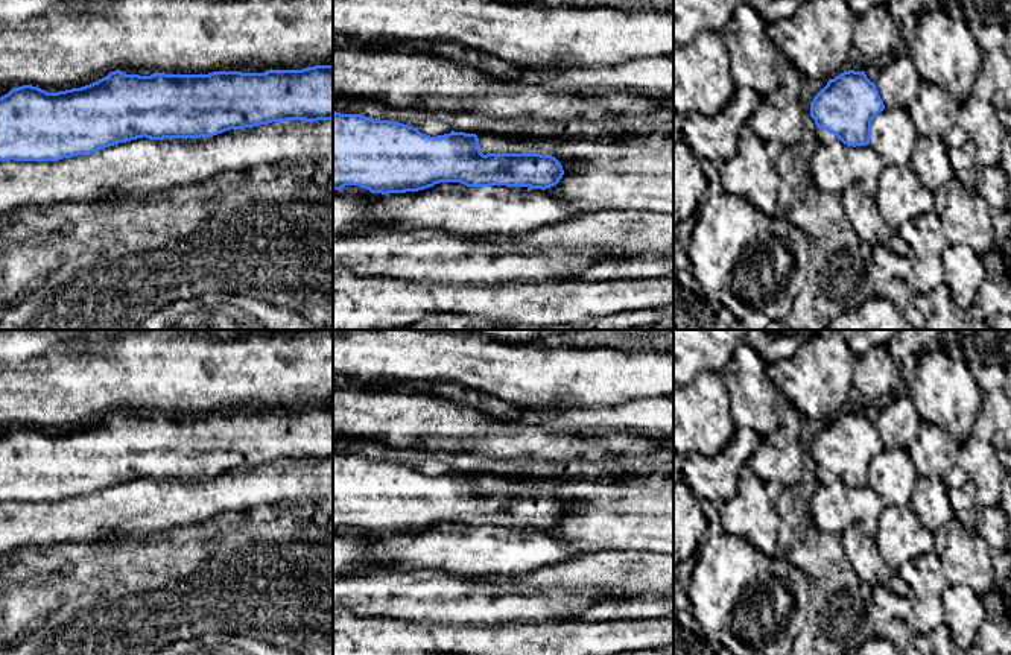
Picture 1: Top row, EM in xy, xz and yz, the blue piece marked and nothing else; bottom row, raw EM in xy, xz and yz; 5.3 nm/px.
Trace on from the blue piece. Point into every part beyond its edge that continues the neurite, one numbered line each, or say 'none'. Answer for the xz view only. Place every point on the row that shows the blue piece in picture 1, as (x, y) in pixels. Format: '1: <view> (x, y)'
1: xz (494, 143)

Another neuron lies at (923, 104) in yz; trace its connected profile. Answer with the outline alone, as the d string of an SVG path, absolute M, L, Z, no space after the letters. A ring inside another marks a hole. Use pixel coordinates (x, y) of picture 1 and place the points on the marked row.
M921 81L906 111L920 137L938 137L947 149L968 144L965 131L955 122L952 99L935 84Z

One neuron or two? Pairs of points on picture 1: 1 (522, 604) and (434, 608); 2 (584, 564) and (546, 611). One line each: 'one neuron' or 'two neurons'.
1: one neuron
2: two neurons

